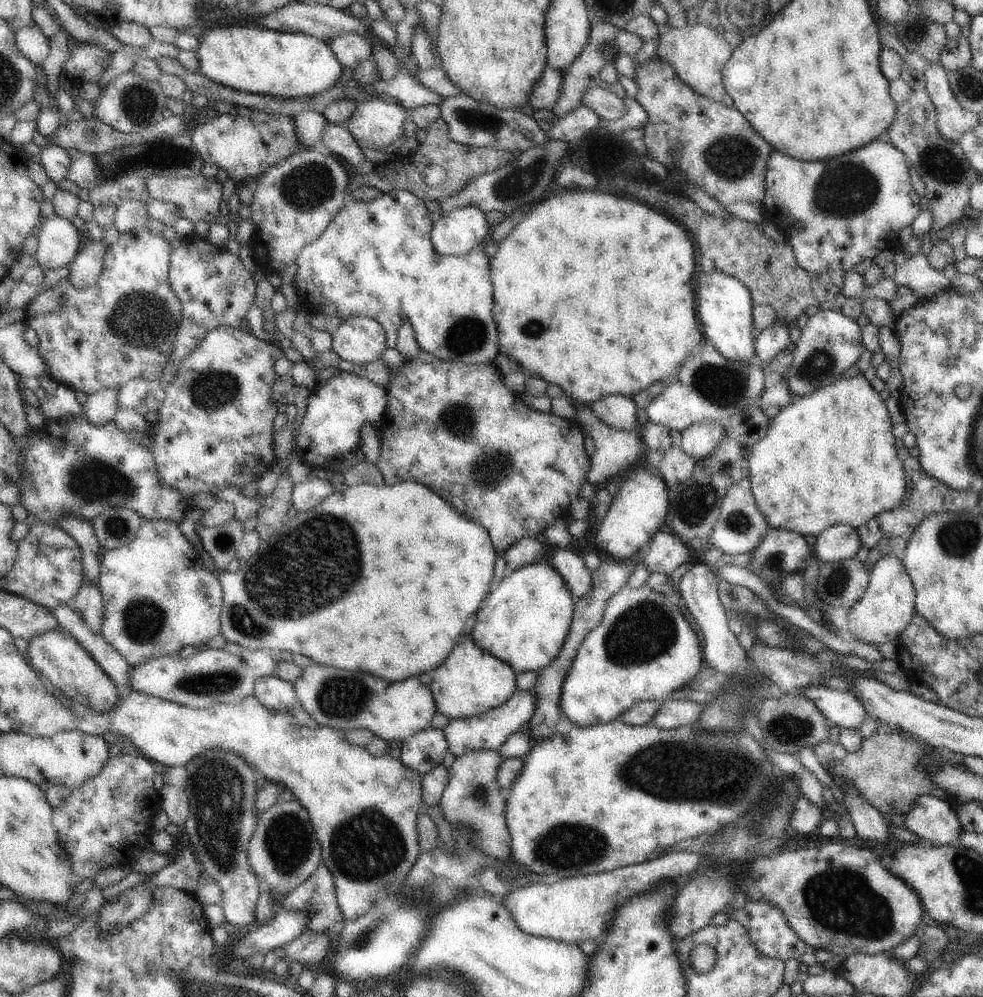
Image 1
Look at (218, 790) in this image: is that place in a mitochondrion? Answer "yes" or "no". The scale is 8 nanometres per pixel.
yes

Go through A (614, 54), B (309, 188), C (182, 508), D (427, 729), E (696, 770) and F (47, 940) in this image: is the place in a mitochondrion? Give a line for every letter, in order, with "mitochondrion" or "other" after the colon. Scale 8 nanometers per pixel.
A: other
B: mitochondrion
C: other
D: other
E: mitochondrion
F: other

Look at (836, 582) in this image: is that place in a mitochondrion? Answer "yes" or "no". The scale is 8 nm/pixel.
yes

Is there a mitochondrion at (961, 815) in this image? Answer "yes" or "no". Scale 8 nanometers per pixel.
no

